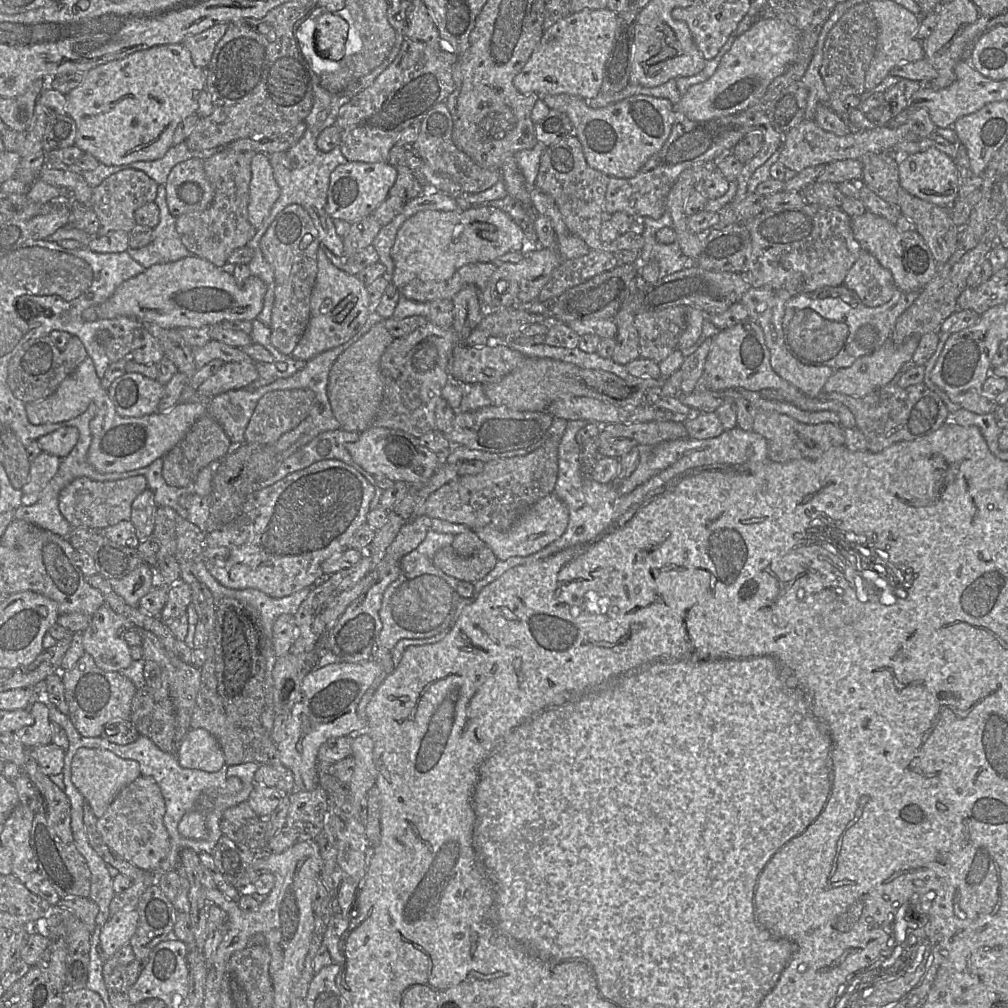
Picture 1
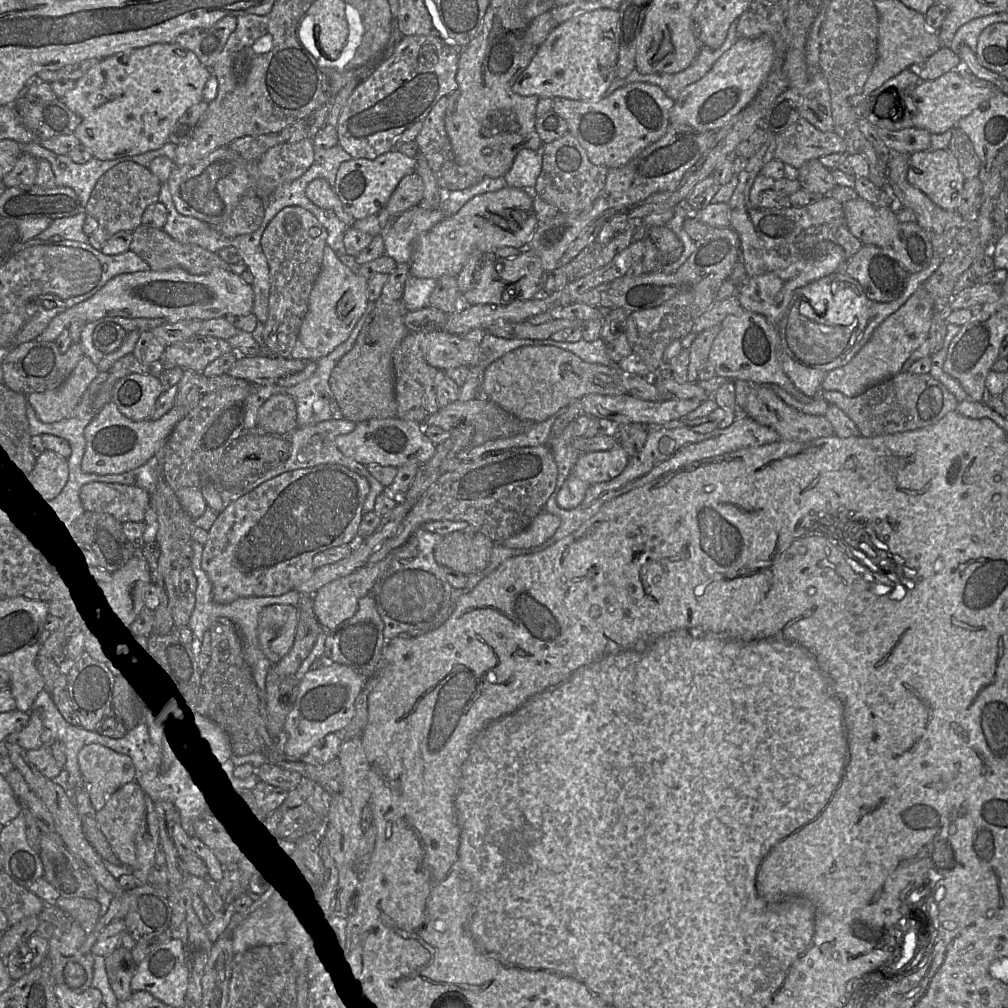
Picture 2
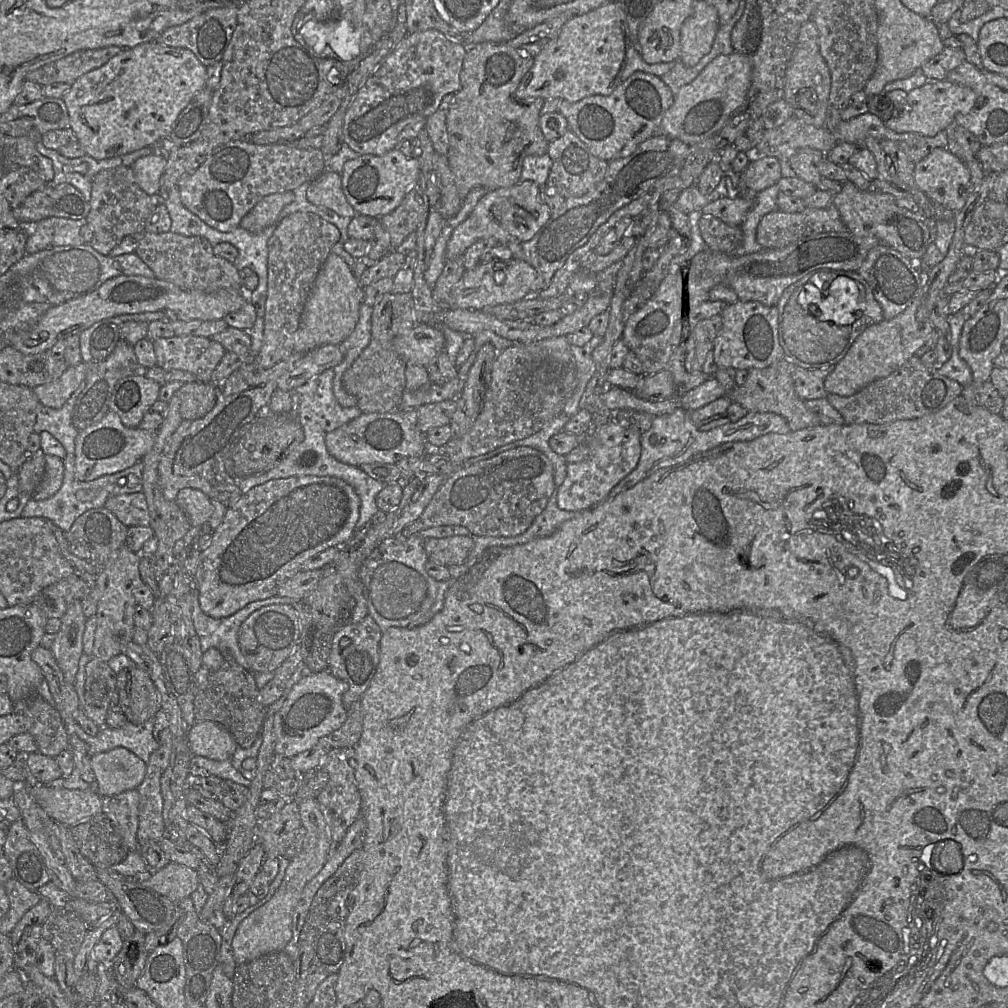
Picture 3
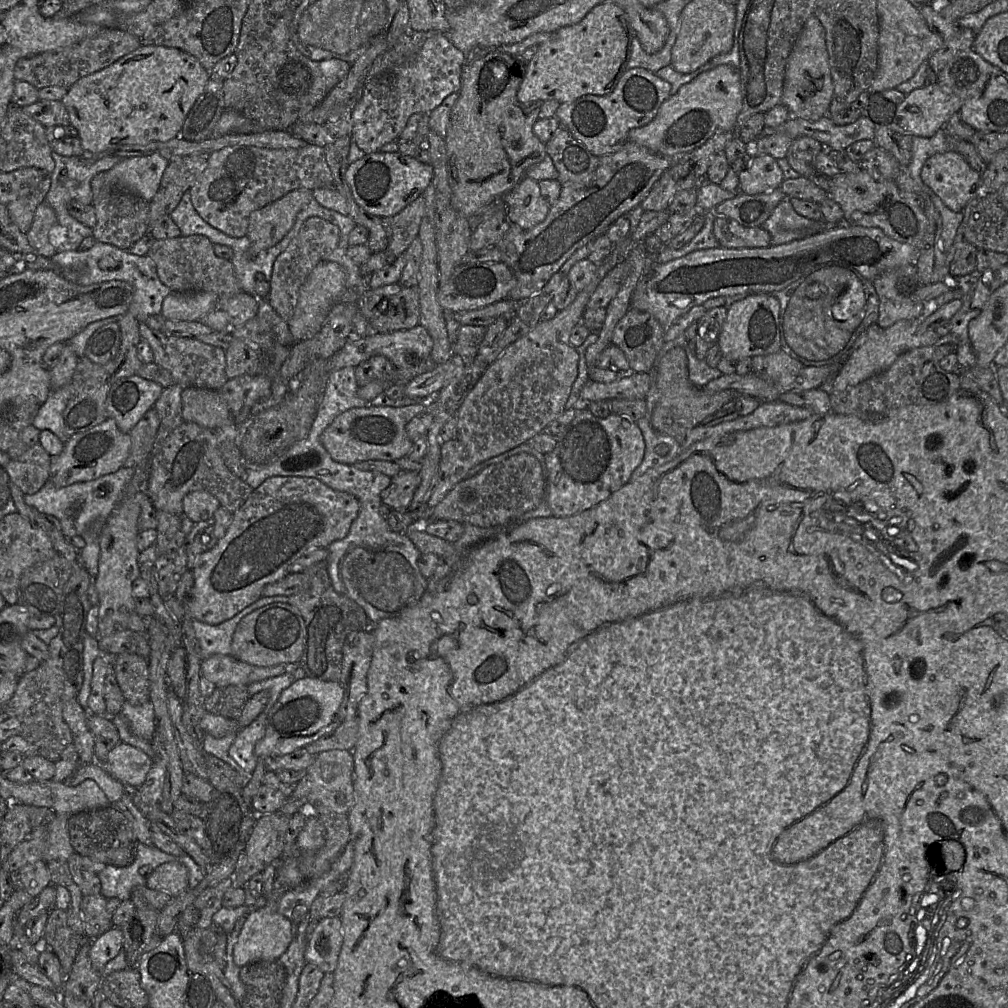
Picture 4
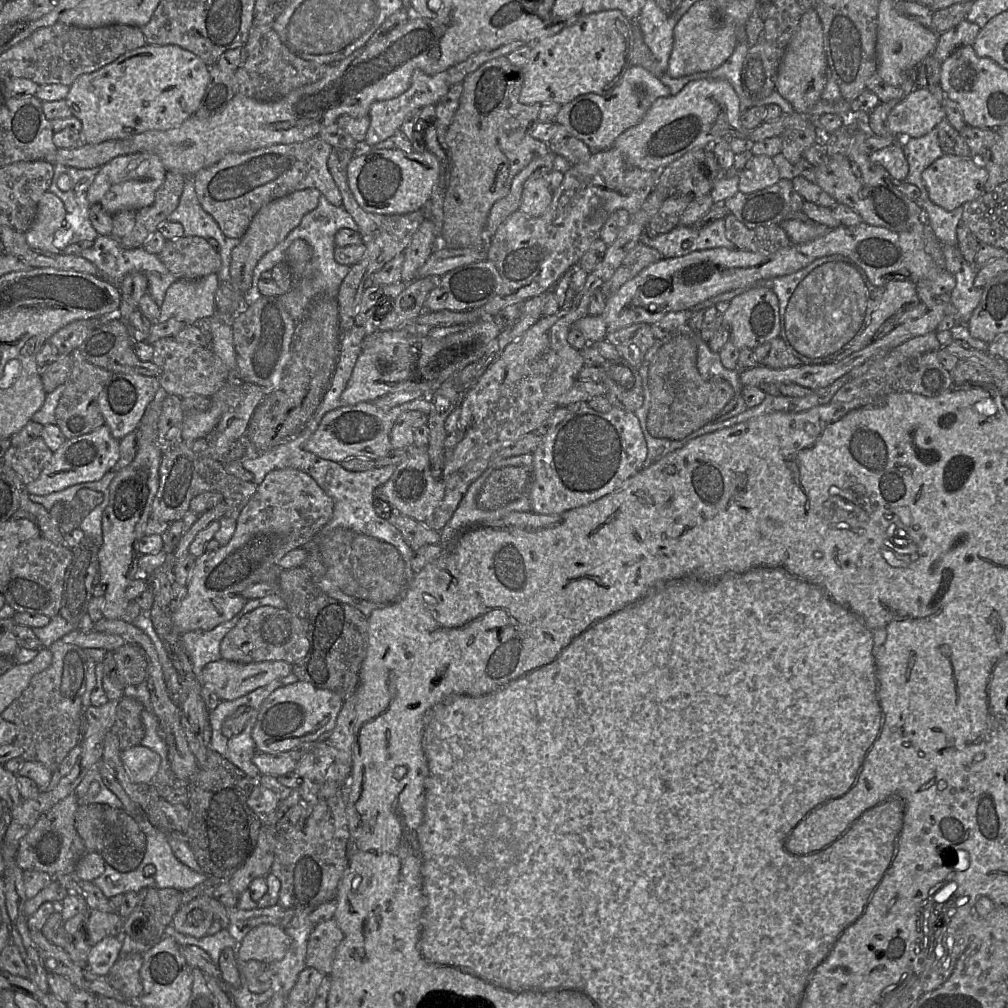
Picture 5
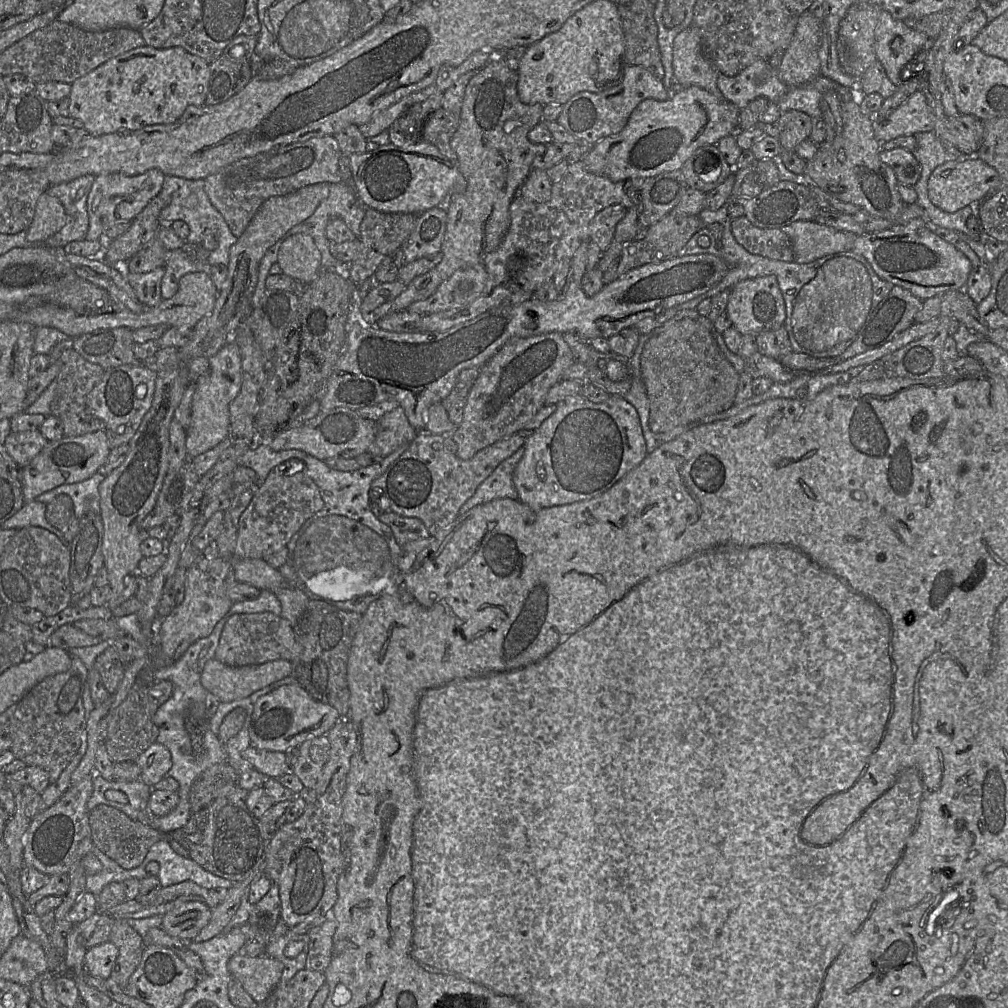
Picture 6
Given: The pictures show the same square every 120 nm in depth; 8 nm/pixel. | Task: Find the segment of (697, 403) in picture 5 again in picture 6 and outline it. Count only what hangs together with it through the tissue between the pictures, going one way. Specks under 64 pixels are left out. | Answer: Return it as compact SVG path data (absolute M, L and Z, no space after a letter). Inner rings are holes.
M684 318L651 338L643 348L640 362L650 404L648 424L653 433L665 433L678 426L697 423L703 417L723 412L734 404L740 374L725 358L711 331L693 319Z

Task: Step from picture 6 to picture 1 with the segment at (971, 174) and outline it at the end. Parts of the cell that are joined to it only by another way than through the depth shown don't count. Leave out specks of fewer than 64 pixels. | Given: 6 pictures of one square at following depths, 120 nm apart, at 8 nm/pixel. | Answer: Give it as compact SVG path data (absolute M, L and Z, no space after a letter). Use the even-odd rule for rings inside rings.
M934 147L899 158L899 183L909 194L940 207L951 207L958 197L955 161Z

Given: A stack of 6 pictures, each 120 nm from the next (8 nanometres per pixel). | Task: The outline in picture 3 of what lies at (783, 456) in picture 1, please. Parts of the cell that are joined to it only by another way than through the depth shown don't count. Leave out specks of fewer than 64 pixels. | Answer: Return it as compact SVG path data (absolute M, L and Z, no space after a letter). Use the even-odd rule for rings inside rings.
M783 358L773 365L748 370L745 383L727 393L731 402L736 402L747 411L772 412L785 418L791 431L814 427L820 424L819 417L807 408L805 402L795 392L792 378L792 365Z

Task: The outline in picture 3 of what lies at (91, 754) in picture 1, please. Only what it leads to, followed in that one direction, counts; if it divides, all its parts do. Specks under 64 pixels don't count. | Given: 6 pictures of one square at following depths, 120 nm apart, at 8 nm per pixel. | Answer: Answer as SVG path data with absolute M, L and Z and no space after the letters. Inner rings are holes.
M123 747L97 753L90 759L97 782L97 793L111 798L127 790L136 789L143 781L147 764Z

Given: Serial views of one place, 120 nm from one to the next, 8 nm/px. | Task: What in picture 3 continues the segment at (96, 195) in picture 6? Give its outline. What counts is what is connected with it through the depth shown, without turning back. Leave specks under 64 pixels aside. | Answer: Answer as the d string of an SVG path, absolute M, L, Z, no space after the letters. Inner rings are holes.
M161 154L140 157L130 167L140 188L148 195L157 194L160 178L167 165L167 159Z

